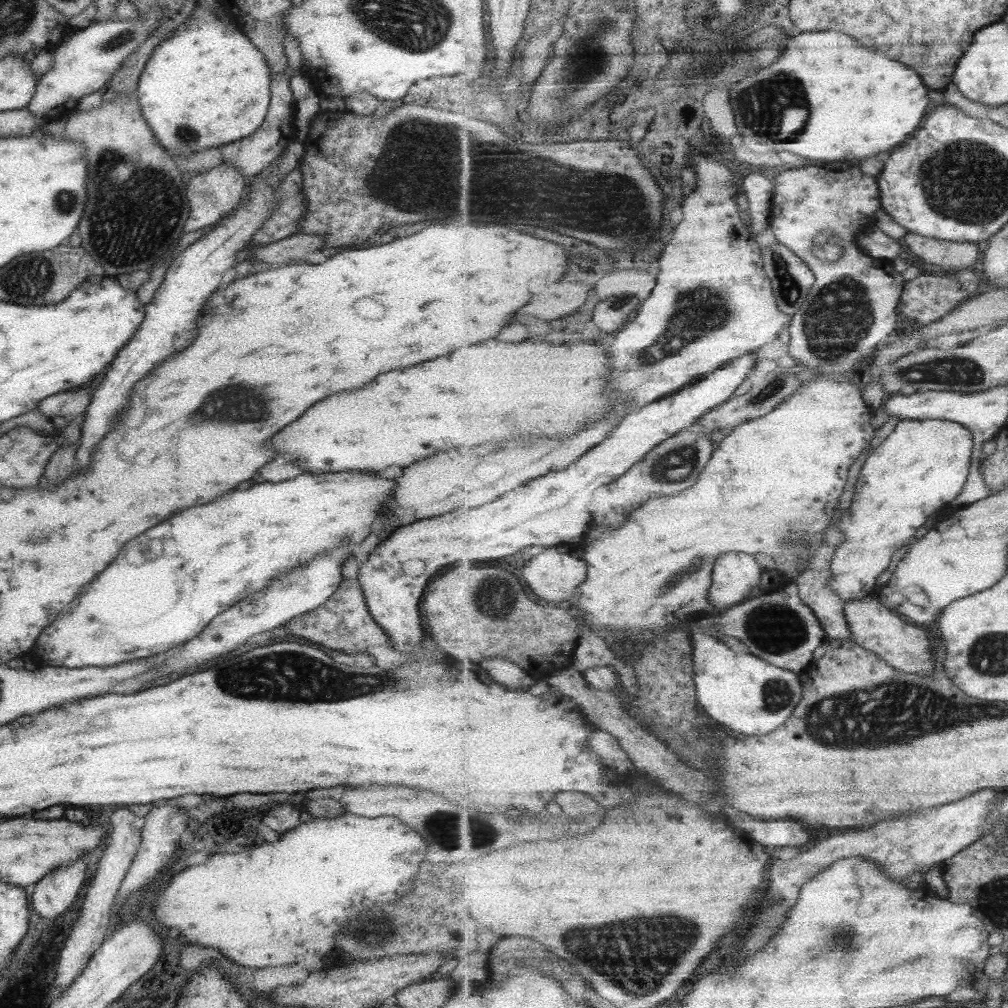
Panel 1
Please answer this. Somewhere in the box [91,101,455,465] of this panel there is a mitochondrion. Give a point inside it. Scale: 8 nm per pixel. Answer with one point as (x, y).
(260, 403)

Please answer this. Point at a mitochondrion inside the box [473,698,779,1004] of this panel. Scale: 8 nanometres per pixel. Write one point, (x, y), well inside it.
(627, 955)

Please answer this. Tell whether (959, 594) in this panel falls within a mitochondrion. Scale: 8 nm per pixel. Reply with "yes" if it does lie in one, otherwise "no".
no

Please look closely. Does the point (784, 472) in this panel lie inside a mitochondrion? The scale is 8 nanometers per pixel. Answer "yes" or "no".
no

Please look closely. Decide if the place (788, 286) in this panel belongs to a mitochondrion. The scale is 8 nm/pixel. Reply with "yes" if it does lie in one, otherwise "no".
yes

